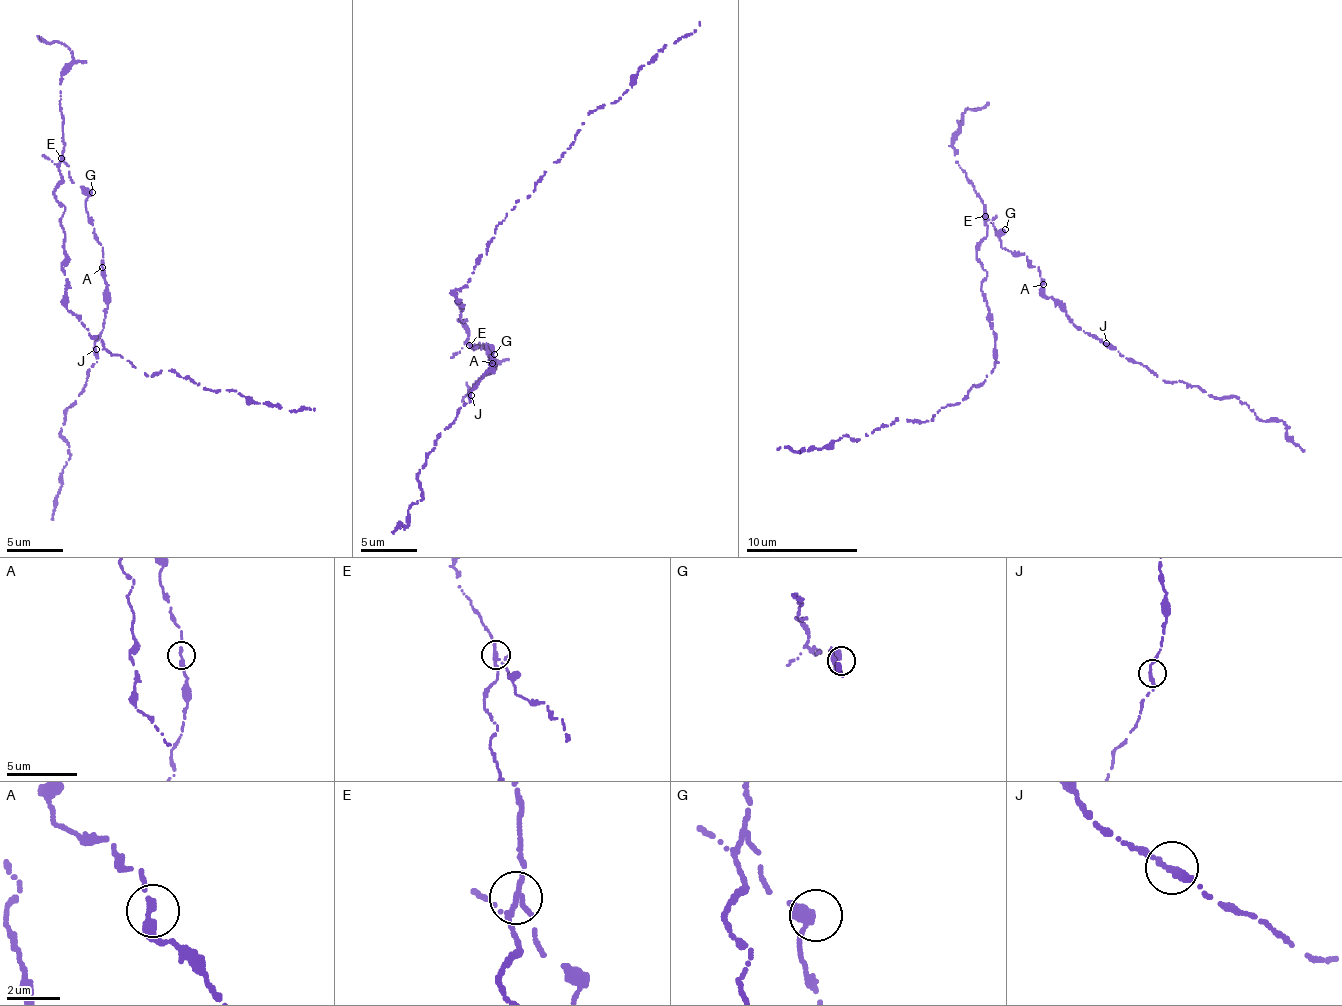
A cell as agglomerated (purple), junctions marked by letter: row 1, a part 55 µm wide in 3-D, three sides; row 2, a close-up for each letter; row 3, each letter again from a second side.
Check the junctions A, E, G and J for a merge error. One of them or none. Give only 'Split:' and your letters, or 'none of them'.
Split: E

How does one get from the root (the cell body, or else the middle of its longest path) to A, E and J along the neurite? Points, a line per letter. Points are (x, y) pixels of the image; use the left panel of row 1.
A: (58, 219), (64, 206), (55, 197), (55, 185), (64, 161), (68, 177), (86, 195), (102, 267)
E: (58, 219), (64, 206), (55, 197), (55, 185), (61, 180), (59, 161), (62, 159)
J: (58, 219), (64, 206), (55, 185), (64, 161), (86, 195), (101, 245), (108, 309), (96, 349)

